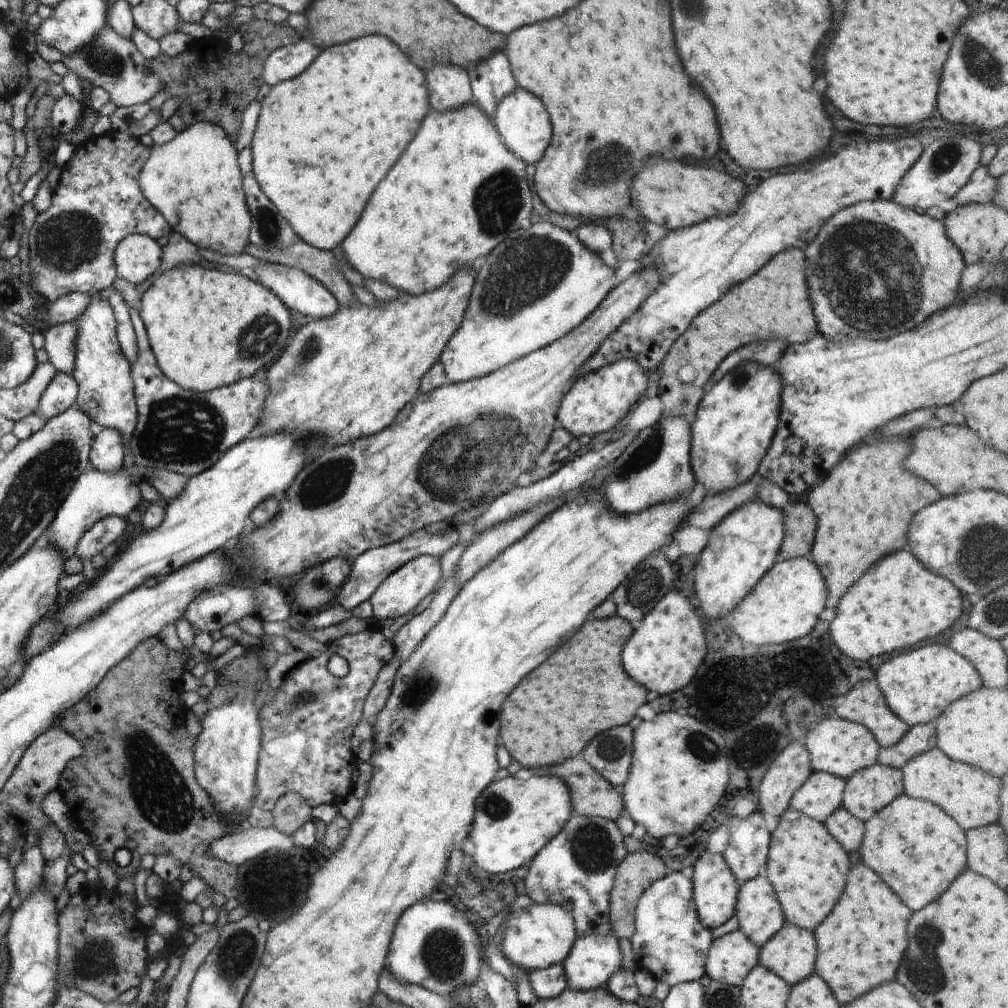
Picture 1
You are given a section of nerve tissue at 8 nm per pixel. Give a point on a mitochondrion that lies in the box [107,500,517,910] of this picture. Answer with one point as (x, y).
(162, 797)

